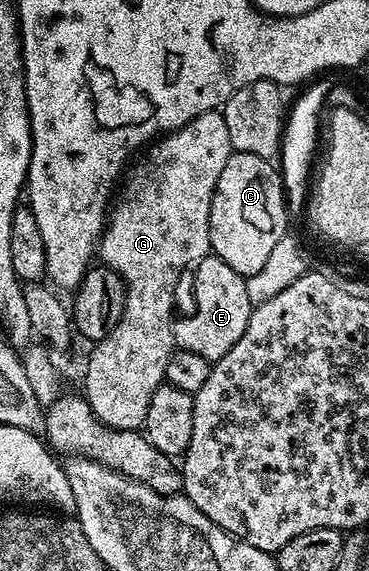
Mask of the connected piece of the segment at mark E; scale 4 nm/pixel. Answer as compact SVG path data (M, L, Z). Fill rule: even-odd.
M215 256L204 257L196 262L193 273L193 301L197 306L186 317L178 316L173 323L173 343L176 348L195 351L209 362L219 360L247 331L251 306L247 299L245 278L240 277L223 259Z

